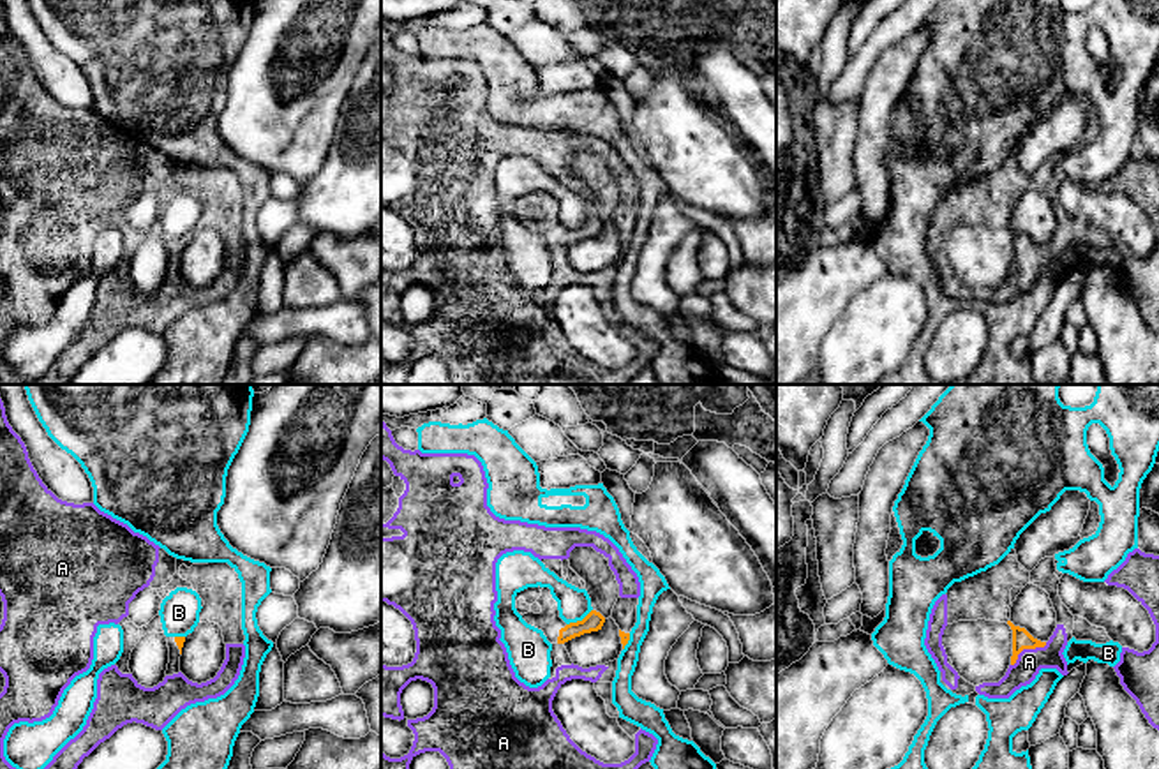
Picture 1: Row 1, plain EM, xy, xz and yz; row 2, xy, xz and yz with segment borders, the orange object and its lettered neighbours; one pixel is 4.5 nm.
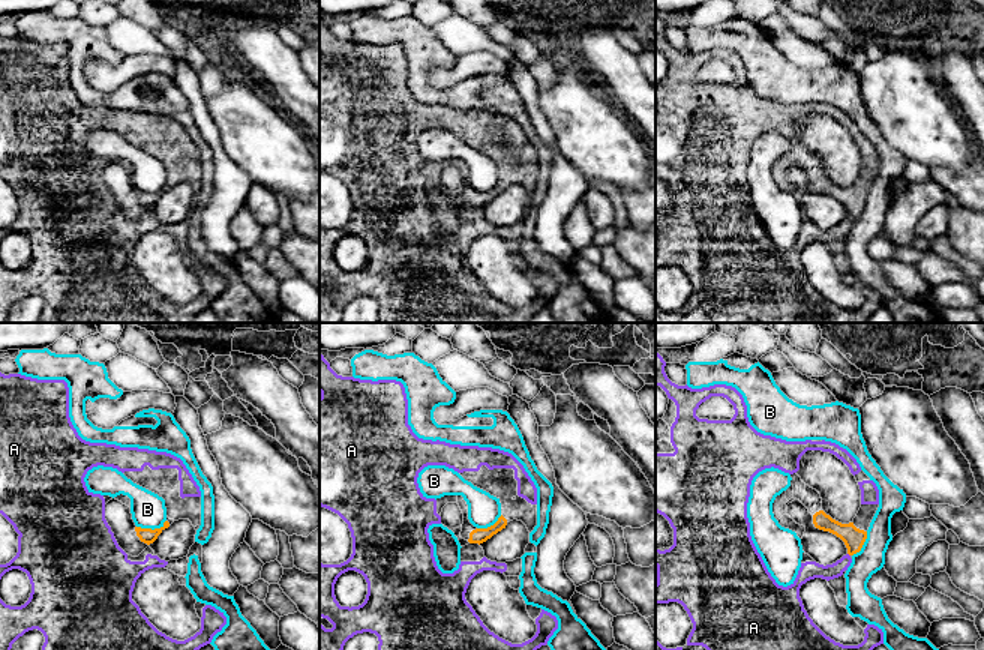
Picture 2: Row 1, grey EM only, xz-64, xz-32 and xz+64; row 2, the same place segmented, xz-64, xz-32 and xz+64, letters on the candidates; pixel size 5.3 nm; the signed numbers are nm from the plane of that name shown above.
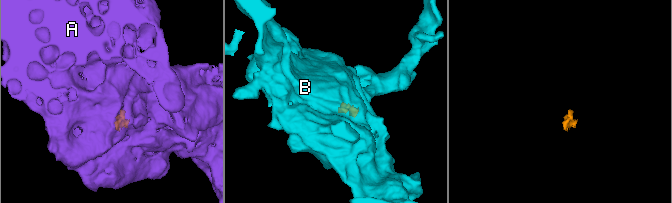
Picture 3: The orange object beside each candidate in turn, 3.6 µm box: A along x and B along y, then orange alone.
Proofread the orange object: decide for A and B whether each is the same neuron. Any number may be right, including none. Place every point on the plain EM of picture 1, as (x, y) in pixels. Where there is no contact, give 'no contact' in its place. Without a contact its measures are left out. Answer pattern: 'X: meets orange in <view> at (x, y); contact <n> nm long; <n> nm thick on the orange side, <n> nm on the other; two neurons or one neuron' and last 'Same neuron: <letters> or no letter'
A: meets orange in yz at (1027, 253); contact 200 nm long; 90 nm thick on the orange side, 120 nm on the other; one neuron
B: meets orange in xz at (579, 226); contact 140 nm long; 90 nm thick on the orange side, 160 nm on the other; two neurons
Same neuron: A

